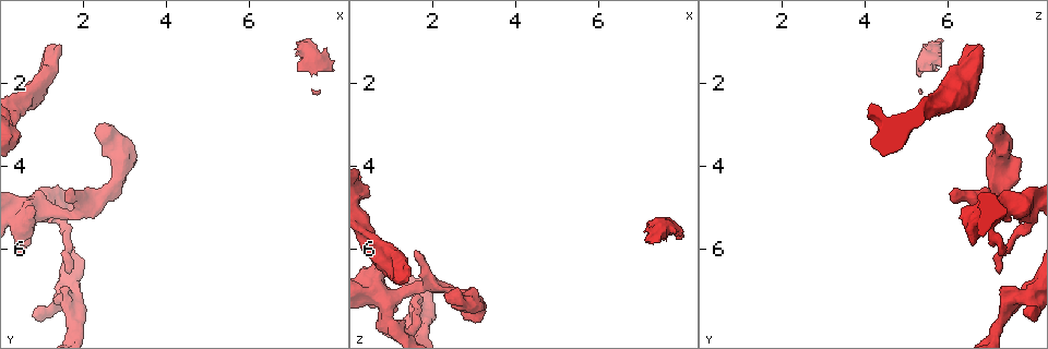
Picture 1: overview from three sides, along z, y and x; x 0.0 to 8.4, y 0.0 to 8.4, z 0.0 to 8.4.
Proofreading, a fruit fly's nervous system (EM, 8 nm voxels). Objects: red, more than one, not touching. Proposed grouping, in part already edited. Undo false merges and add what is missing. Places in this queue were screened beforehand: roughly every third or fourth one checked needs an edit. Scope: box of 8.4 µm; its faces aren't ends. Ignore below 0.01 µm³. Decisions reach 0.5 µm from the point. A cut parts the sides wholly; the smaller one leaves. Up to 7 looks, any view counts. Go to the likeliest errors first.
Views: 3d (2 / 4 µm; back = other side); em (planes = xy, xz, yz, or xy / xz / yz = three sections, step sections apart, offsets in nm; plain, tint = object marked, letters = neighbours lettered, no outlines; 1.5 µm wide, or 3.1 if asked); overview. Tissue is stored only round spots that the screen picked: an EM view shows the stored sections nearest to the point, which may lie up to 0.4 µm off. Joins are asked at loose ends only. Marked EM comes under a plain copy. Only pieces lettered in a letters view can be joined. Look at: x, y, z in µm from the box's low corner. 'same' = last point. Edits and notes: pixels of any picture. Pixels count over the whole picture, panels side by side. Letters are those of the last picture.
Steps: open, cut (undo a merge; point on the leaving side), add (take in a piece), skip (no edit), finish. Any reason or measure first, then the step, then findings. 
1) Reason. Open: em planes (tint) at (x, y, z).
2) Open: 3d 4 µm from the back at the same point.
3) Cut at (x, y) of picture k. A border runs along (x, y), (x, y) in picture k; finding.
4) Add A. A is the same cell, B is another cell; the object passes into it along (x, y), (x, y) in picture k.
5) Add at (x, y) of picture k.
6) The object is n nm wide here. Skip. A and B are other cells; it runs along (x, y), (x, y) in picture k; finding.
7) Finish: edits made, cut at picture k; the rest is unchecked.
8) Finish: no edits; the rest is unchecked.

Stops while still wide. Open: em planes (letters) at (1.40, 1.10, 6.75).

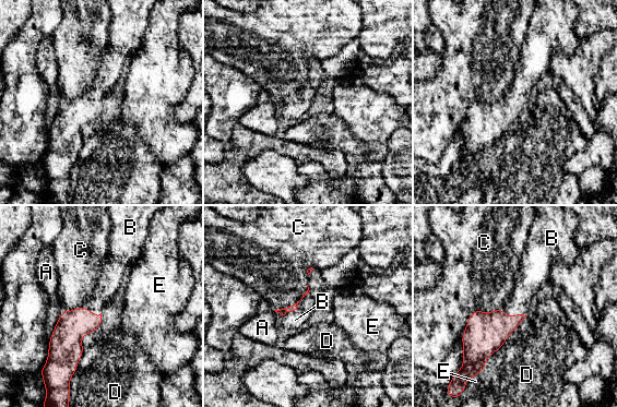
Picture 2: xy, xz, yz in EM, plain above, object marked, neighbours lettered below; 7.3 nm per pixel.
The longest contact is with D, 500 nm. Add B. B is the same cell, A, C, D and E are other cells; it goes on there.

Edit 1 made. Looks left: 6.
Open: 3d 2 µm at (7.10, 1.05, 5.85).

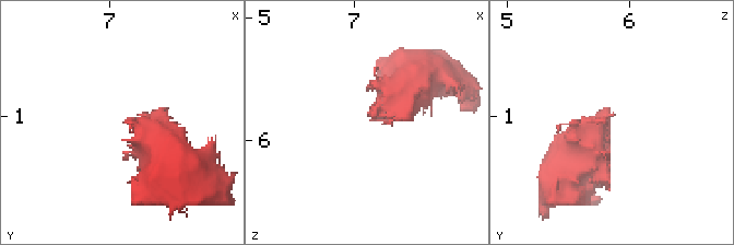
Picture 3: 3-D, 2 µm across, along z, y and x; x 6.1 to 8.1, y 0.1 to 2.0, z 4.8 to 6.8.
Need the tissue. Open: em planes (letters) at (7.14, 1.02, 5.78).

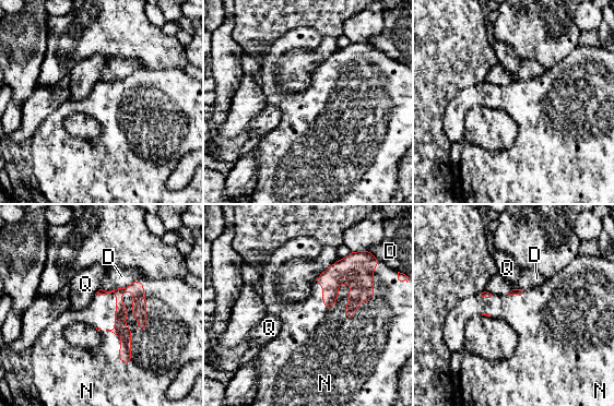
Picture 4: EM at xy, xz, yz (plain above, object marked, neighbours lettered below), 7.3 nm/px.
Add N. N is the same cell, D and Q are other cells; the neuron continues.

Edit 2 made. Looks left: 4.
An open end. Open: em planes (letters) at (0.80, 7.65, 7.95).

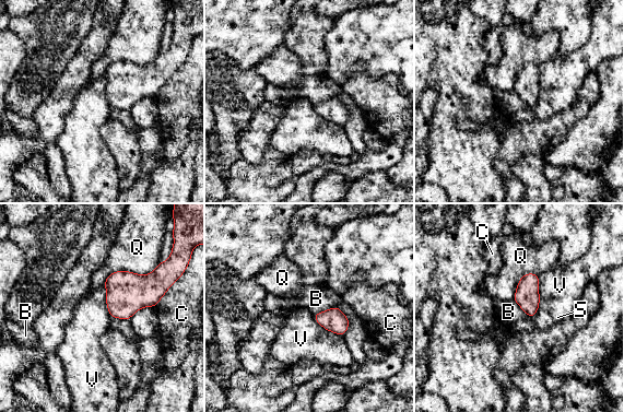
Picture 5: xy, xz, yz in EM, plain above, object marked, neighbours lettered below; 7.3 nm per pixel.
Skip. B, C, Q, S and V are other cells; a border runs along (338, 305), (313, 314) in picture 5; no lettered piece goes on from it.

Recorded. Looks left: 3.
Finish: edits made, add at picture 2, add at picture 4; the rest is unchecked.

